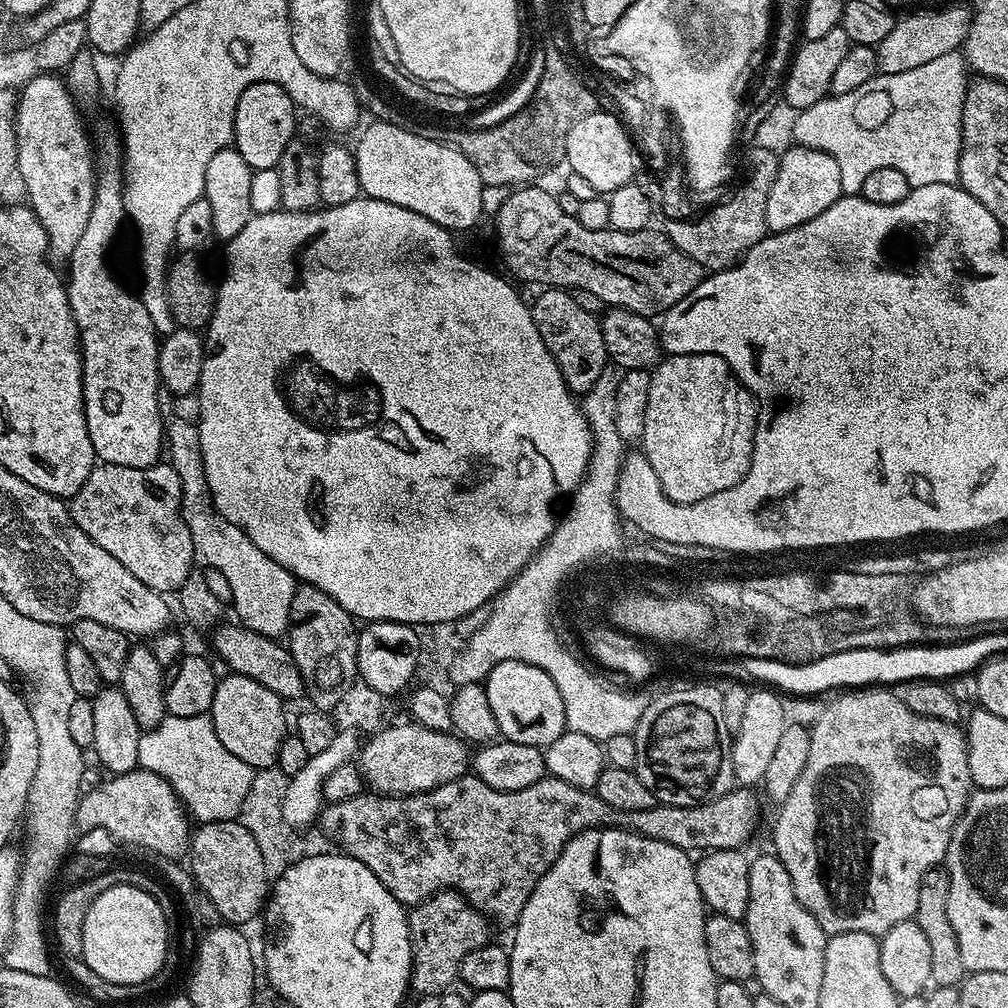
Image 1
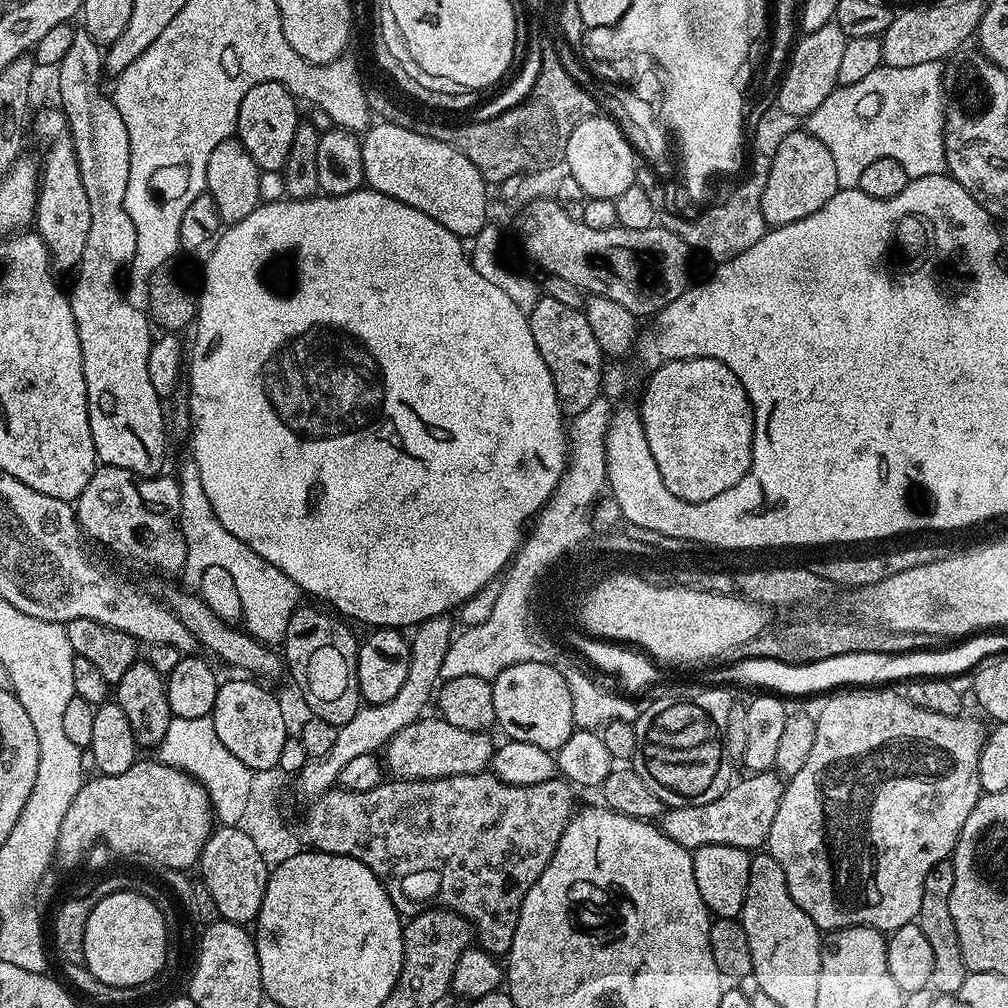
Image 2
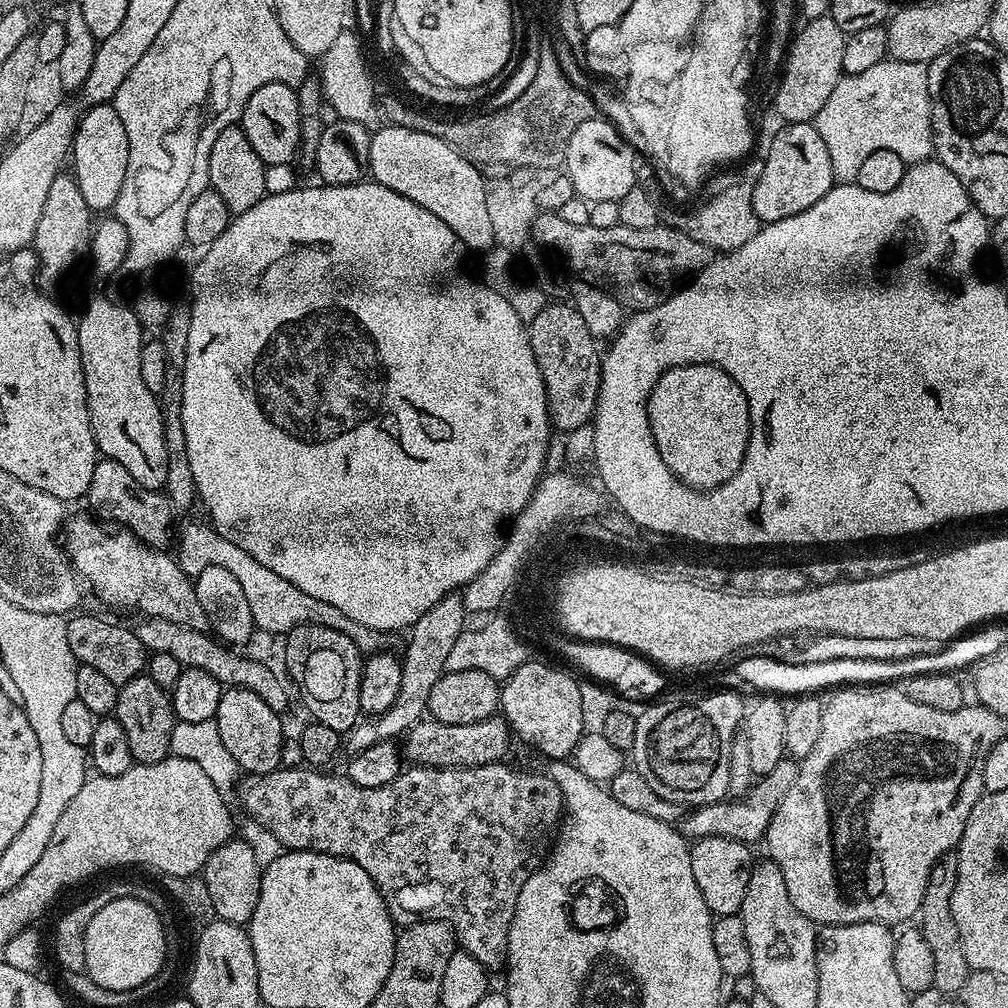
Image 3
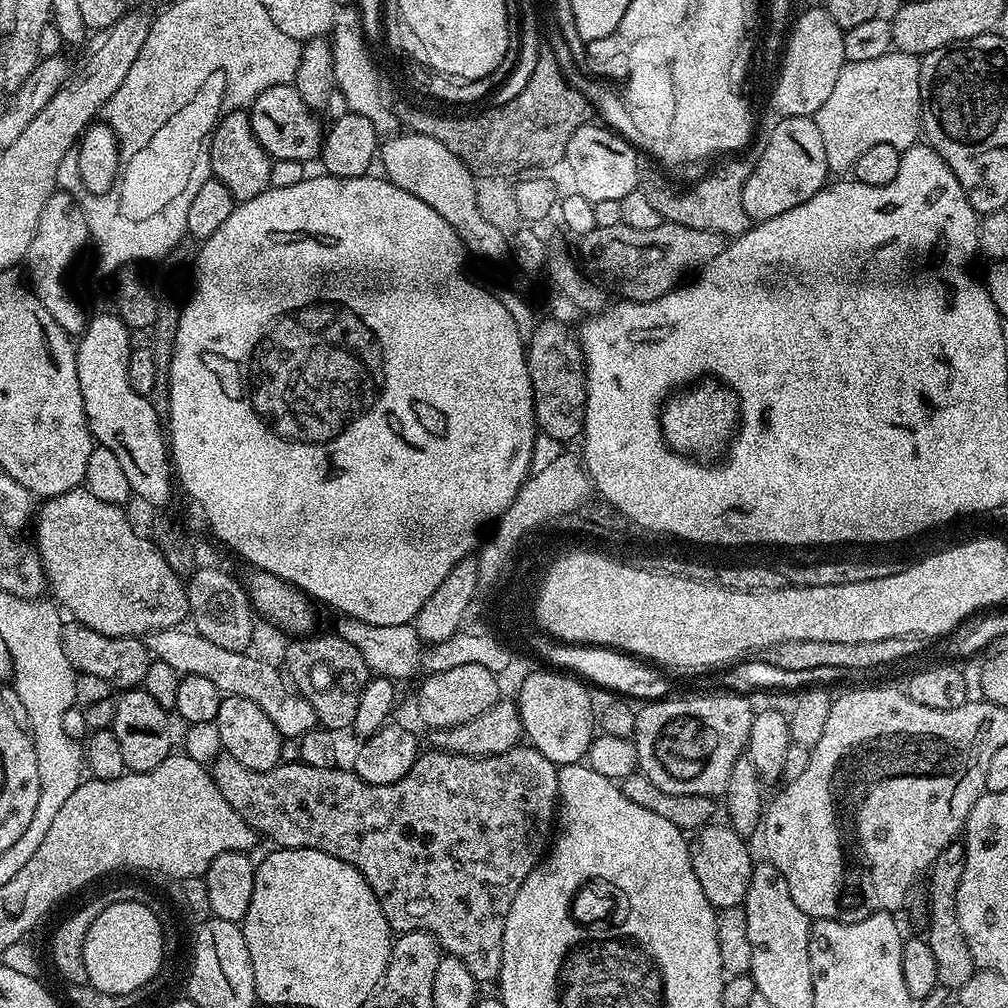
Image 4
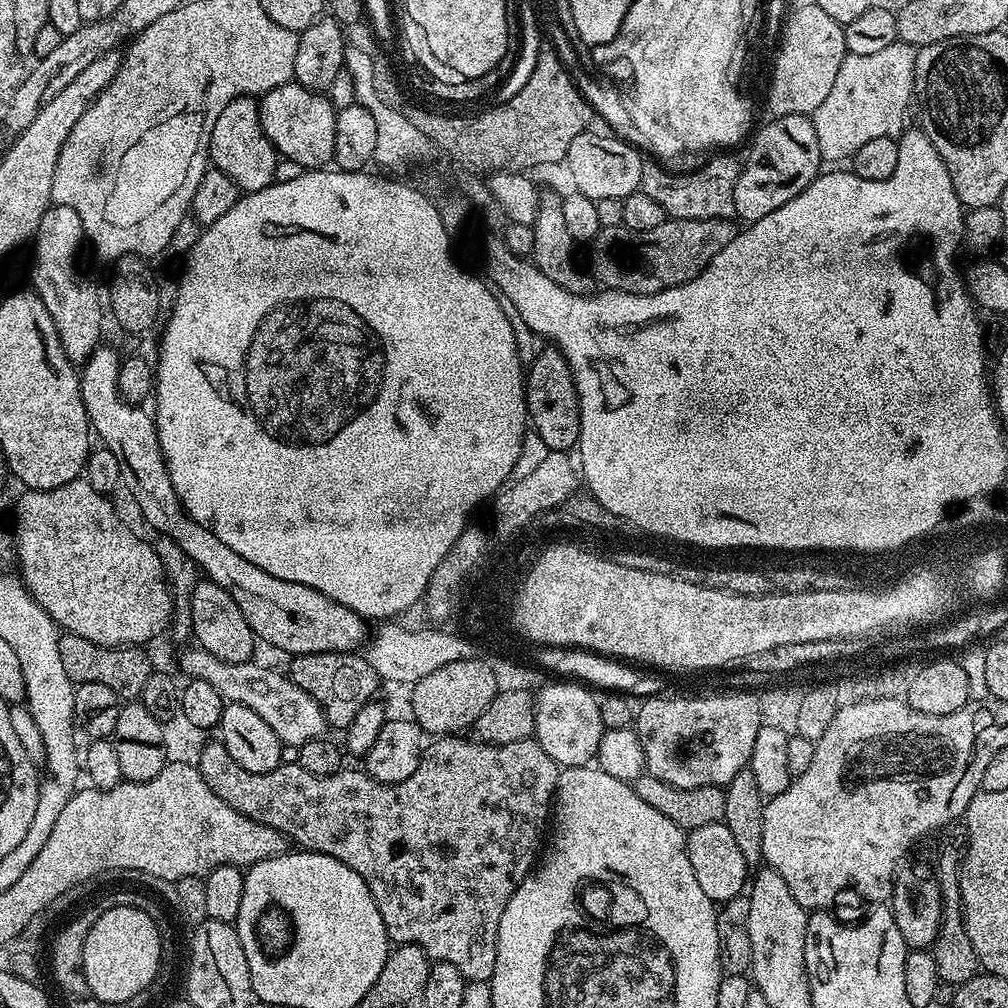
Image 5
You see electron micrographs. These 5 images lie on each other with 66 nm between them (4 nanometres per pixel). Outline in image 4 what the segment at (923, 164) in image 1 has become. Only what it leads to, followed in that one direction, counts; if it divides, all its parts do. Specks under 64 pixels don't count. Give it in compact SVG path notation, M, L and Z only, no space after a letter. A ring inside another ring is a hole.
M889 50L882 58L848 62L834 82L834 91L814 117L826 149L826 162L836 174L852 169L870 146L886 142L901 150L911 148L922 136L920 122L920 57Z

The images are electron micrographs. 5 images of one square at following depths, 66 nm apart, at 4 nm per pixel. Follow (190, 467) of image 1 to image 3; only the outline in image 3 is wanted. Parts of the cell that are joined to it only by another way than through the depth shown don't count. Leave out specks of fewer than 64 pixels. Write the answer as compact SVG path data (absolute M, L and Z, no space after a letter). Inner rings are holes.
M185 521L182 525L180 542L176 550L177 564L183 572L194 580L208 566L221 566L234 574L234 579L242 585L242 591L246 594L246 602L250 606L253 625L264 632L280 632L286 634L299 624L317 624L318 626L330 626L330 630L338 630L354 642L354 646L361 654L379 652L385 647L385 633L374 630L370 626L362 626L362 622L354 622L342 610L330 606L326 602L318 602L318 598L310 598L310 594L302 594L298 586L286 582L286 578L278 578L274 570L266 570L262 562L250 558L246 550L234 546L234 542L222 538L211 525L200 522Z

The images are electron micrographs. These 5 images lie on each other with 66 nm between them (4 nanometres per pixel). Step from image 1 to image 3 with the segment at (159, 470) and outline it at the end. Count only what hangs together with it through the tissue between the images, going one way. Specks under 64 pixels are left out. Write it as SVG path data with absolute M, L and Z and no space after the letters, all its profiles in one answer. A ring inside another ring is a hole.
M105 457L97 461L86 502L89 502L89 509L99 519L127 528L139 537L141 543L157 550L168 546L166 544L170 540L170 524L173 524L174 520L165 493L141 489L130 472L113 459Z

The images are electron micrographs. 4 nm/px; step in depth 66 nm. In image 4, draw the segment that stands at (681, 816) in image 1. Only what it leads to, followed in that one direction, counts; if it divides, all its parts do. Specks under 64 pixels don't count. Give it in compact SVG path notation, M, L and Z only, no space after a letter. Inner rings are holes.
M517 746L500 756L463 756L453 752L441 752L439 750L421 751L420 757L414 762L410 774L390 786L374 786L370 782L362 782L355 772L347 767L315 768L302 763L282 764L275 768L259 772L242 766L234 757L221 754L212 761L210 771L214 786L234 806L234 810L249 826L255 828L261 837L269 836L273 845L282 848L309 848L330 854L350 866L354 866L366 878L370 890L378 898L382 906L382 914L386 914L386 922L393 933L401 932L429 932L435 936L441 949L449 956L462 958L470 974L481 984L499 981L502 970L502 934L506 930L506 914L510 914L510 902L514 902L514 894L522 886L522 882L535 870L546 852L546 845L554 832L554 817L558 812L558 784L560 778L557 765L550 762L536 748L531 746Z

